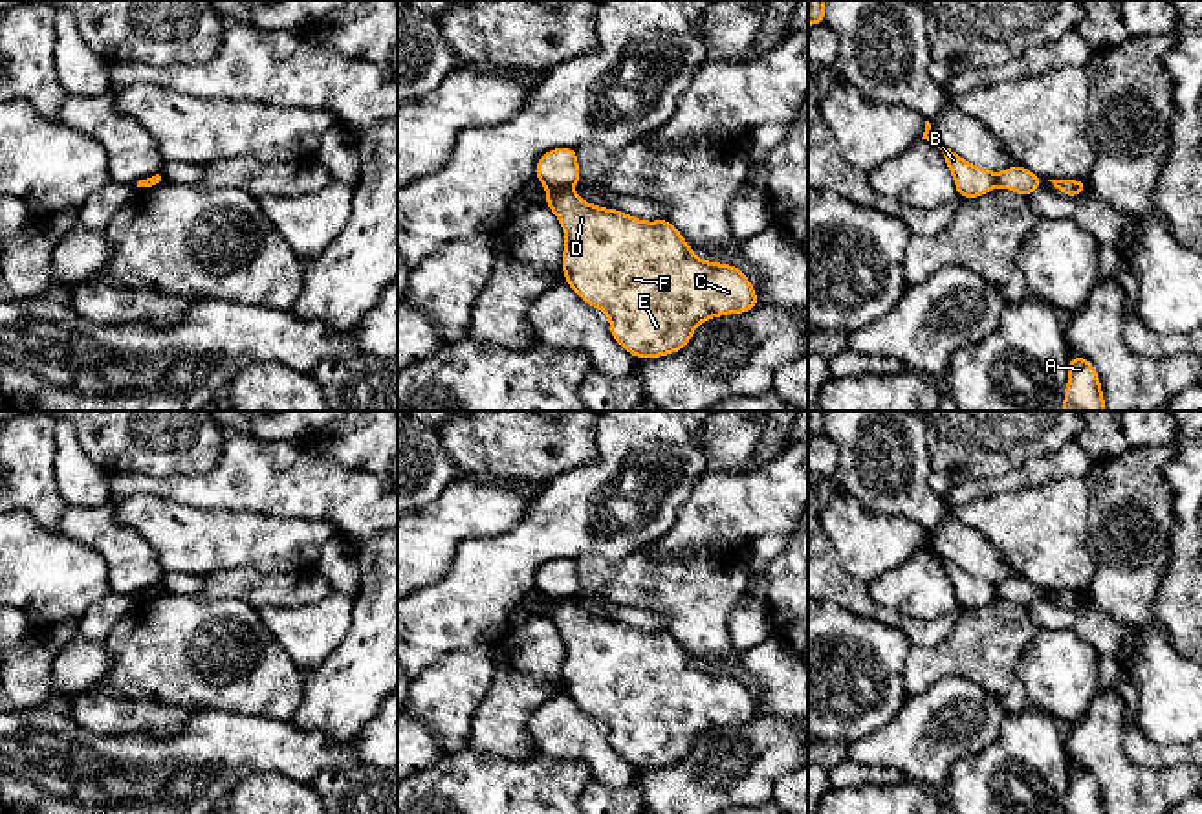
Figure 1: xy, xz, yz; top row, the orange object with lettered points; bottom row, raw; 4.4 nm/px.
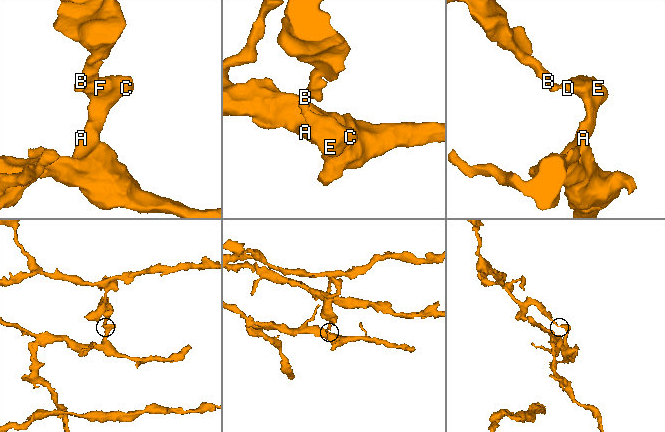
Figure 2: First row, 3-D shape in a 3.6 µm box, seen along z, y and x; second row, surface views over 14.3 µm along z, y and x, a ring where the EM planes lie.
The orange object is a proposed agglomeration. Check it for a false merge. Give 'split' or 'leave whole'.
split

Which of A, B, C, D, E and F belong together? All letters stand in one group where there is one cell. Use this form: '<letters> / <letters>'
A C D E F / B

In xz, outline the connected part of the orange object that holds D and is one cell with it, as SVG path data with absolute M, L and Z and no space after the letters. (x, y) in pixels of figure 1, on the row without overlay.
M572 600L548 601L546 616L566 644L564 691L586 715L610 726L612 748L638 770L678 763L705 730L746 724L759 715L742 680L700 671L665 629L643 632L617 620L596 618Z

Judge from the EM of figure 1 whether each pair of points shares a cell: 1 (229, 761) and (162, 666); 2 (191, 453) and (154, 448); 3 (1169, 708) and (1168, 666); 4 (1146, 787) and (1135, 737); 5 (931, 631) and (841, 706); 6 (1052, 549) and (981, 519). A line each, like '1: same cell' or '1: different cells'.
1: different cells
2: same cell
3: same cell
4: different cells
5: different cells
6: same cell

